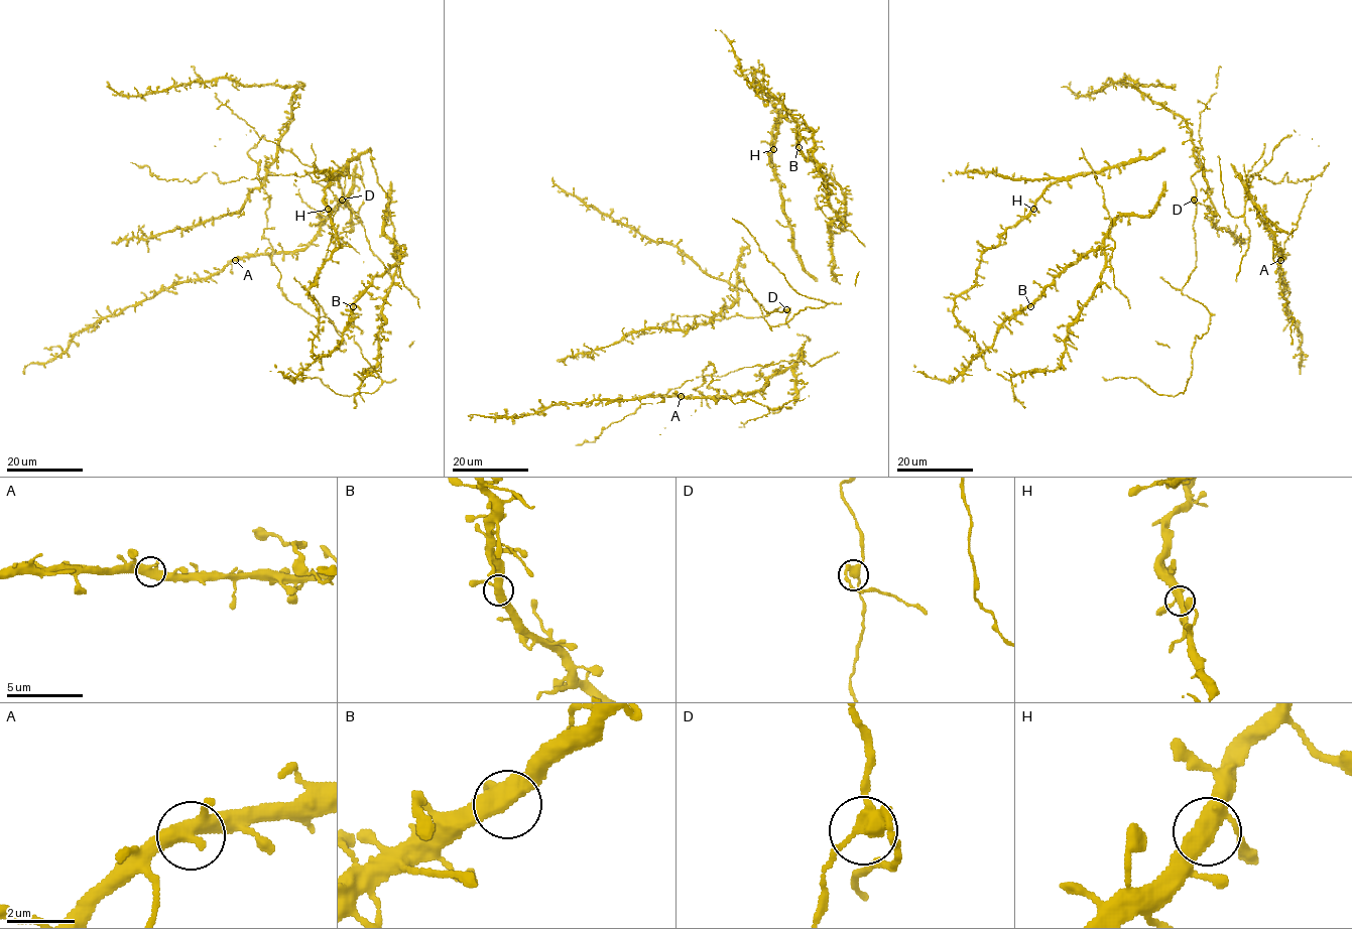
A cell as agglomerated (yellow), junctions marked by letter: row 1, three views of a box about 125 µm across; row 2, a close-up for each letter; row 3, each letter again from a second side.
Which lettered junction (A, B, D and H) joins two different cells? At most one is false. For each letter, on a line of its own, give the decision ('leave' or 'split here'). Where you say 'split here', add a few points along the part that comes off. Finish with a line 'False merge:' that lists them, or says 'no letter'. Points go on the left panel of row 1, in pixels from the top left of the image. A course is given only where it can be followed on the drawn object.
A: leave
B: leave
D: leave
H: leave
False merge: no letter

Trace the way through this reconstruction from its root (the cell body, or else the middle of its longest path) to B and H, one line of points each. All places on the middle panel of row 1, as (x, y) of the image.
B: (776, 167), (768, 154), (785, 108), (755, 87), (757, 72), (757, 95), (766, 90), (786, 110), (797, 146)
H: (776, 167), (768, 155), (773, 149)

